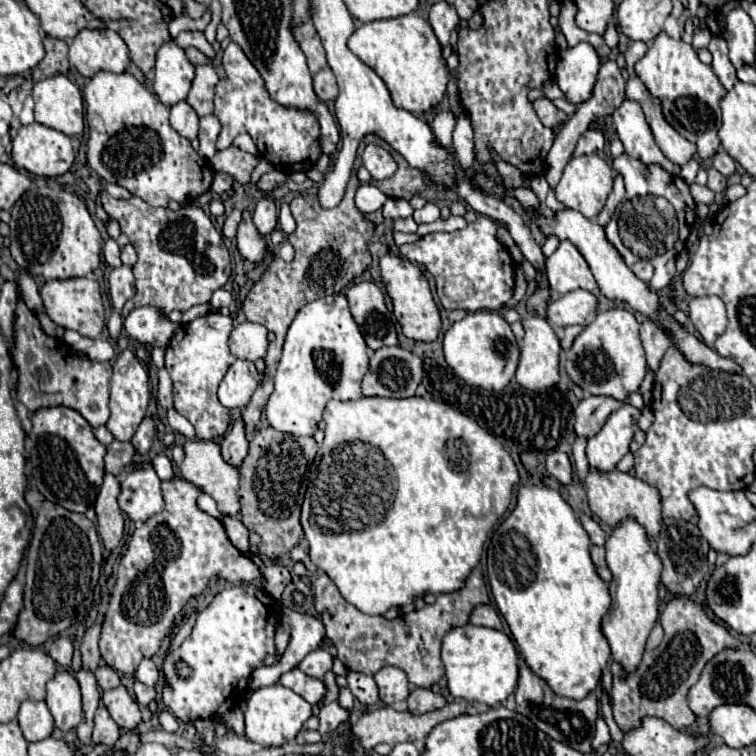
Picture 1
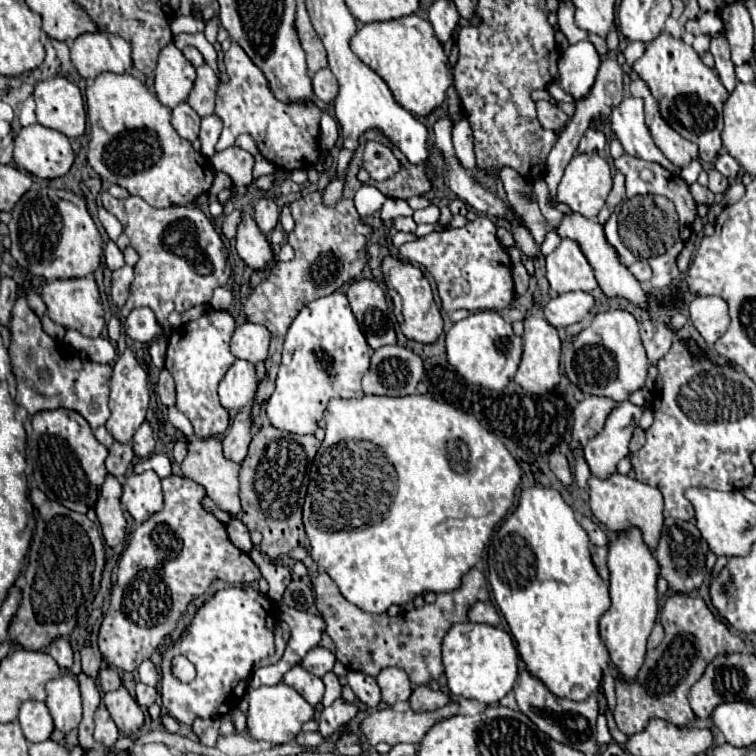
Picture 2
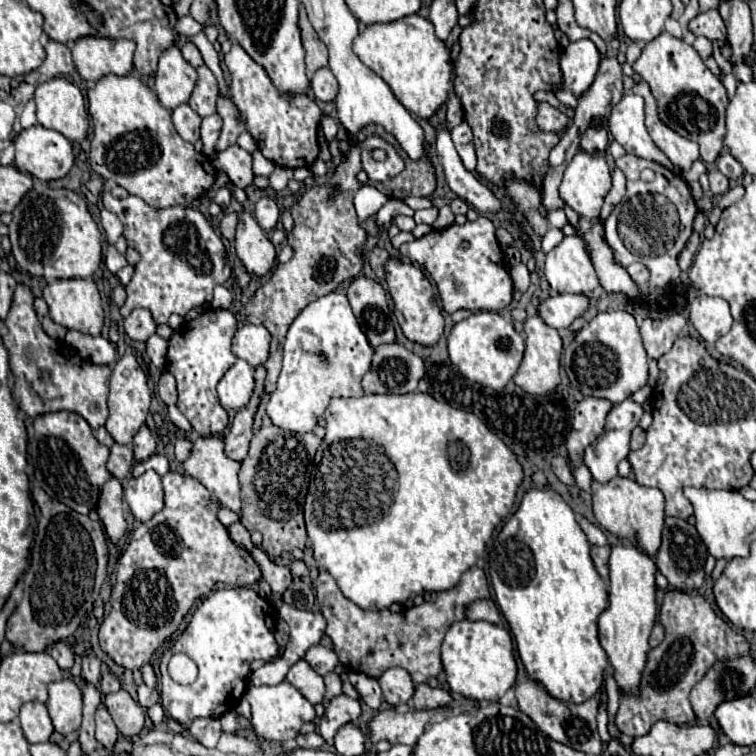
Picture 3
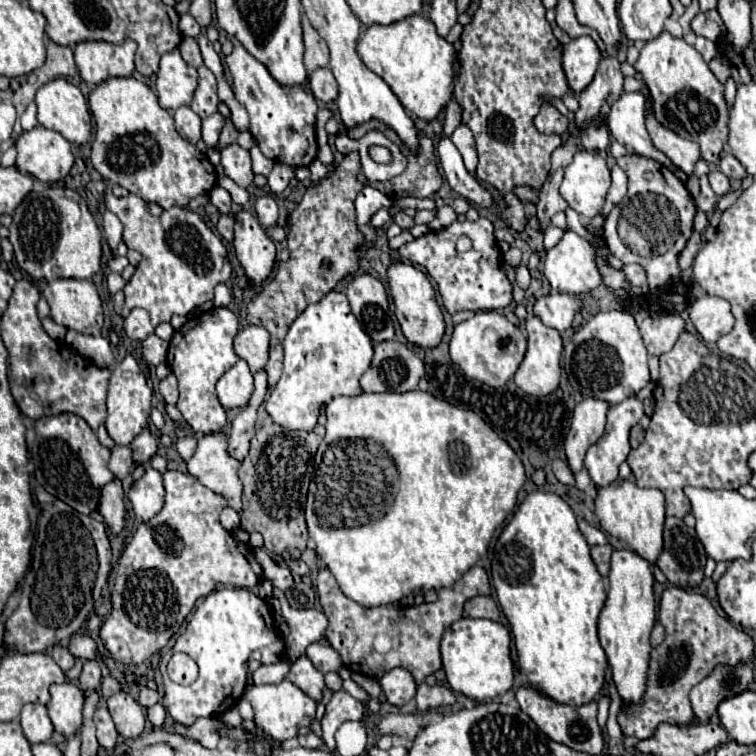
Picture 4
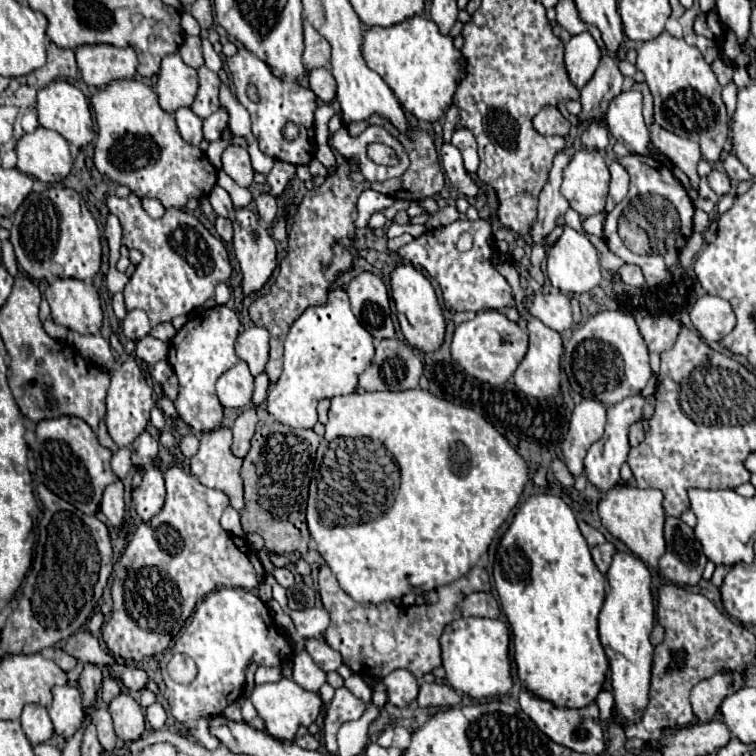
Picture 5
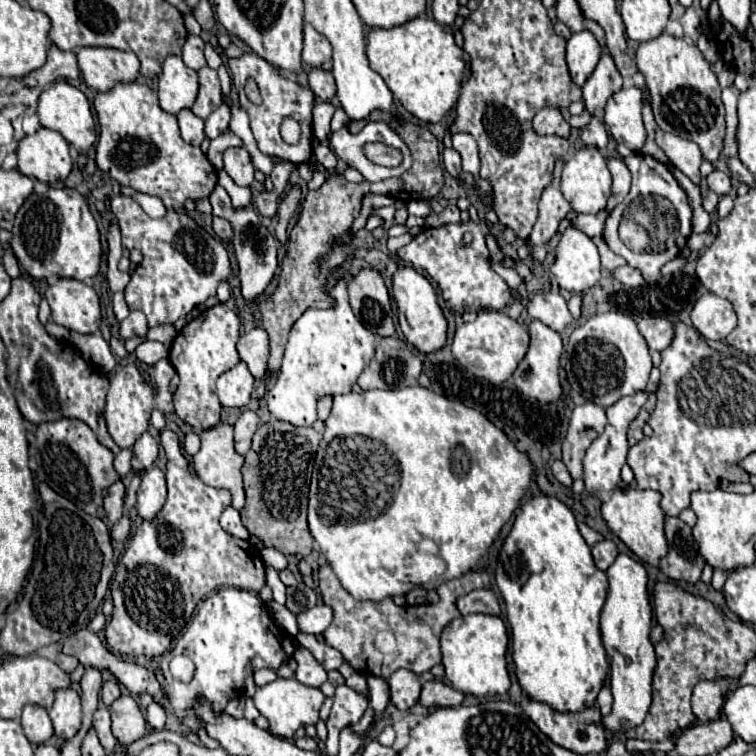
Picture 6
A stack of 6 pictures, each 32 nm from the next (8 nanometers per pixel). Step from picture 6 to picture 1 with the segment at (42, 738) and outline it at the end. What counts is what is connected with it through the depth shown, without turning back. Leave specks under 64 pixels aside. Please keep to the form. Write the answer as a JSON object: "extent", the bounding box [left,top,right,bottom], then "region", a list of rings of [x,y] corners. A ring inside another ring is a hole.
{"extent":[18,700,54,742],"region":[[[24,700],[18,712],[18,722],[24,732],[24,738],[28,742],[40,742],[50,738],[54,730],[54,720],[48,712],[46,702],[34,702],[34,700]]]}

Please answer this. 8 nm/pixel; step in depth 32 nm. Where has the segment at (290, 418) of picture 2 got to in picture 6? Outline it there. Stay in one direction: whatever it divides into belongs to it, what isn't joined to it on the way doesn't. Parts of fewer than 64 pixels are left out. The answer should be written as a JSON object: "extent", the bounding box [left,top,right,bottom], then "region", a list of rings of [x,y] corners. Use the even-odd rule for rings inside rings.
{"extent":[266,278,376,426],"region":[[[340,278],[330,290],[330,296],[338,302],[336,308],[328,312],[306,310],[292,326],[278,378],[266,394],[268,410],[278,420],[290,422],[294,426],[312,426],[312,422],[316,420],[318,398],[324,394],[336,396],[350,392],[350,386],[370,364],[374,356],[376,336],[370,334],[370,330],[366,330],[350,310],[346,286],[348,280]]]}

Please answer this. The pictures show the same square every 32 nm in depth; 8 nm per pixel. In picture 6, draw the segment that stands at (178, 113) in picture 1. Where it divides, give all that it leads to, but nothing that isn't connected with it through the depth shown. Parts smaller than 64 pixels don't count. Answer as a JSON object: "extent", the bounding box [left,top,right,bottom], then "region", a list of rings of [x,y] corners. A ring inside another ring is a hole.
{"extent":[178,110,206,146],"region":[[[182,110],[178,116],[178,124],[180,124],[180,132],[182,138],[192,144],[192,146],[200,146],[206,140],[206,132],[204,132],[204,122],[192,114],[192,110]]]}

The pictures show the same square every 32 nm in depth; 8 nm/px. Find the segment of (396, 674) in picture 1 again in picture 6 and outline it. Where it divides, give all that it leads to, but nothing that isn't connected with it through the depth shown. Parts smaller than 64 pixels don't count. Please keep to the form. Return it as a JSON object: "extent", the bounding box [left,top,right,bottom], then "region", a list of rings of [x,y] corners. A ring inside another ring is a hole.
{"extent":[390,670,422,710],"region":[[[396,670],[390,678],[390,702],[398,710],[408,710],[414,704],[418,704],[418,698],[422,694],[422,682],[412,670]]]}

